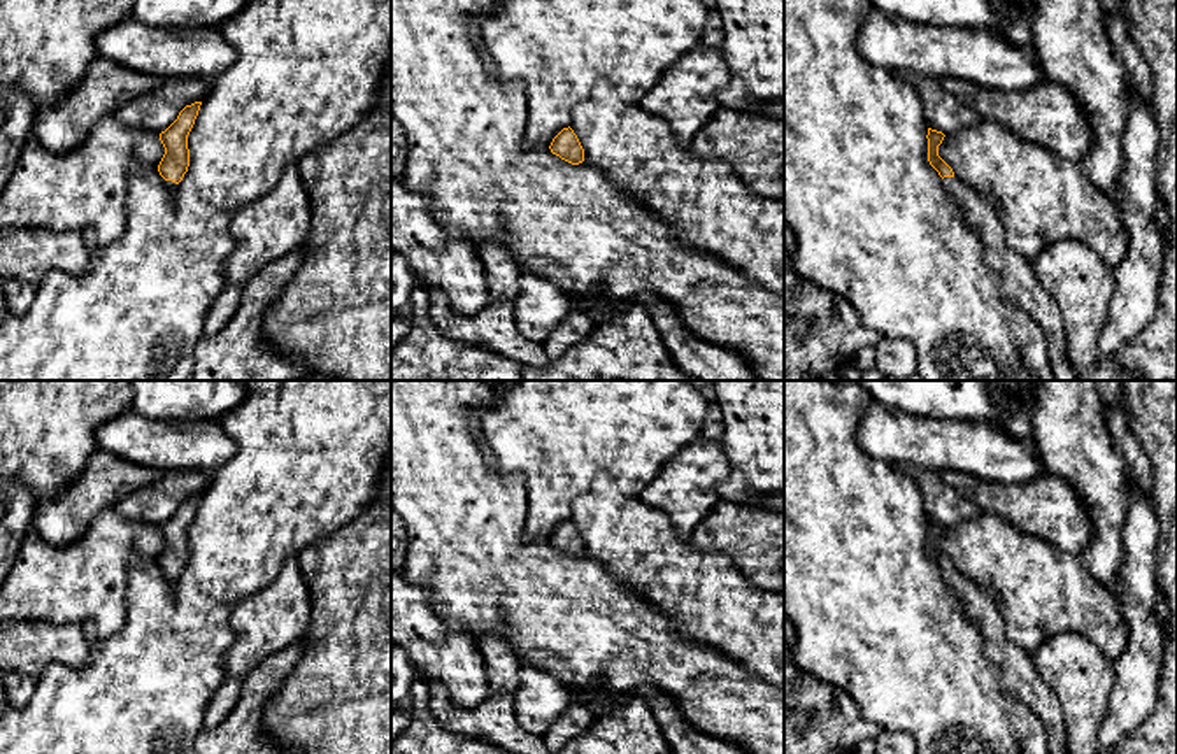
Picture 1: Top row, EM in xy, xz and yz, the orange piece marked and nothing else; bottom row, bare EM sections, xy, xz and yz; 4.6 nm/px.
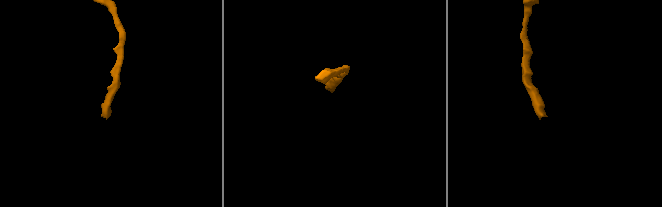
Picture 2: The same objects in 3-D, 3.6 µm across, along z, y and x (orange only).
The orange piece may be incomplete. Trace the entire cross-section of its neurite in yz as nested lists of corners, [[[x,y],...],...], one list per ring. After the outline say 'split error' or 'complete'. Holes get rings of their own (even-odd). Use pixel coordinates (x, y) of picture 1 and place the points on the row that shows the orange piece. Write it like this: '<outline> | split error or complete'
[[[928,128],[930,165],[938,172],[952,202],[979,233],[986,263],[998,274],[1002,291],[1044,330],[1054,381],[1079,381],[1068,358],[1065,321],[1056,302],[1038,282],[1031,260],[1007,245],[1005,230],[993,202],[958,179],[938,156],[944,137],[942,132]]] | split error

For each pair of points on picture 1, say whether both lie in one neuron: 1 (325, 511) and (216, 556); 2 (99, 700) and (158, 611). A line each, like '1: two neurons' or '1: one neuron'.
1: one neuron
2: one neuron

